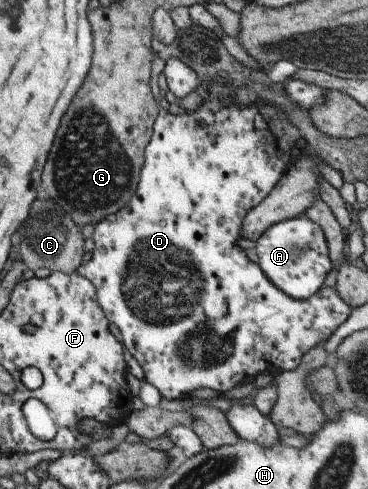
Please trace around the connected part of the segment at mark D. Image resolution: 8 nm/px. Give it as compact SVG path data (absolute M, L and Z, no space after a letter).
M226 78L214 80L206 85L208 97L202 98L201 105L196 110L185 111L180 115L173 115L161 108L153 125L152 138L145 148L145 162L134 196L122 209L109 214L100 222L95 223L92 234L94 249L92 259L87 264L81 264L77 270L80 276L90 279L96 288L98 304L102 308L109 322L115 323L122 333L122 344L127 356L134 357L143 368L144 381L154 386L163 400L181 400L191 397L194 390L208 388L221 393L231 390L236 385L254 380L262 372L272 374L293 371L300 366L302 356L329 339L333 332L350 315L350 308L334 288L322 288L306 300L298 300L285 295L268 280L258 266L248 258L246 252L238 245L241 236L242 222L252 208L256 208L277 186L289 165L296 159L300 145L306 140L298 132L294 124L288 122L288 116L276 106L263 102L260 98L252 98L249 105L240 106L235 100L236 88L228 84Z

